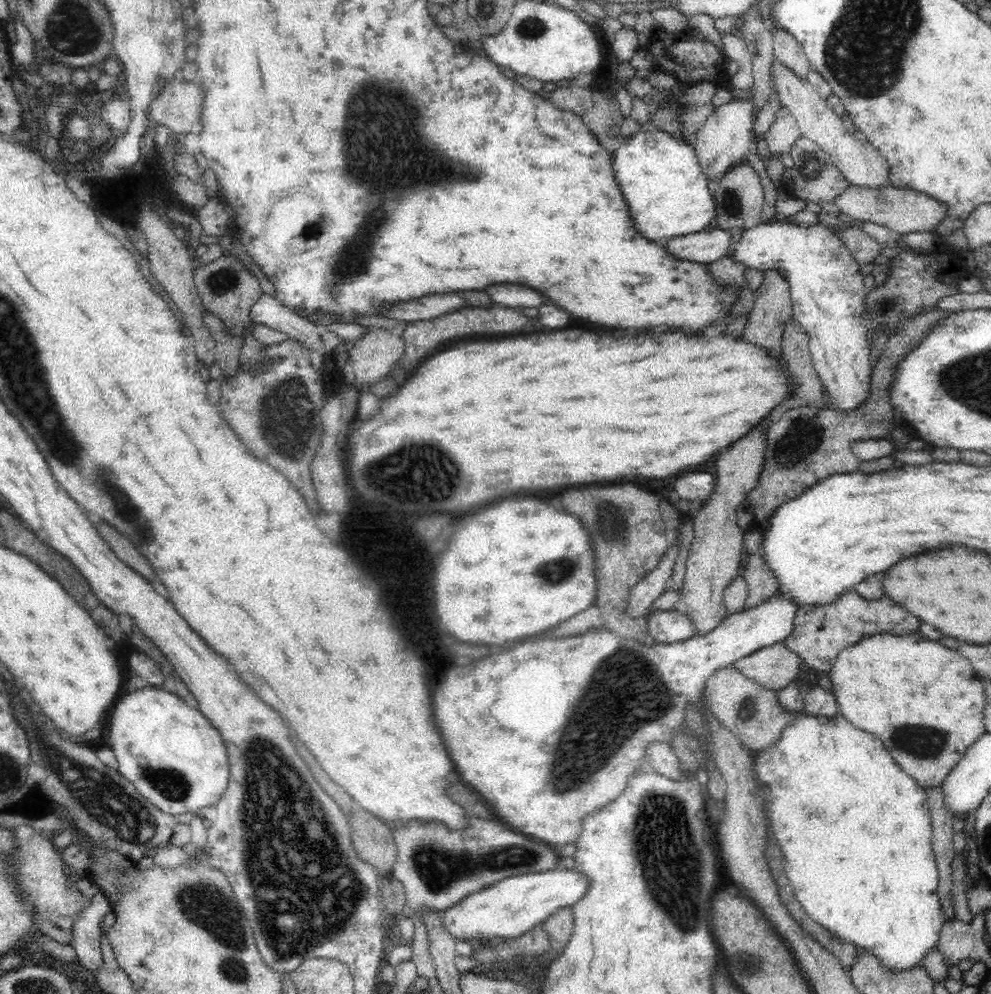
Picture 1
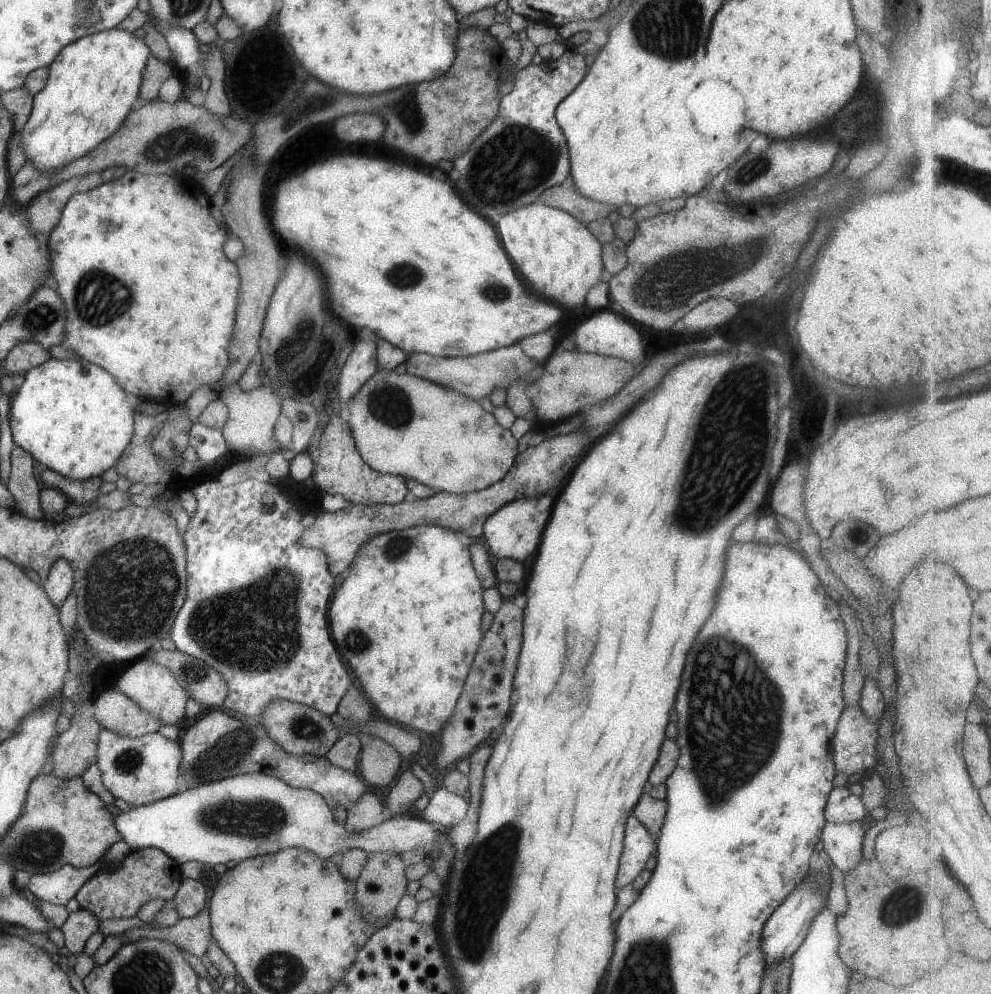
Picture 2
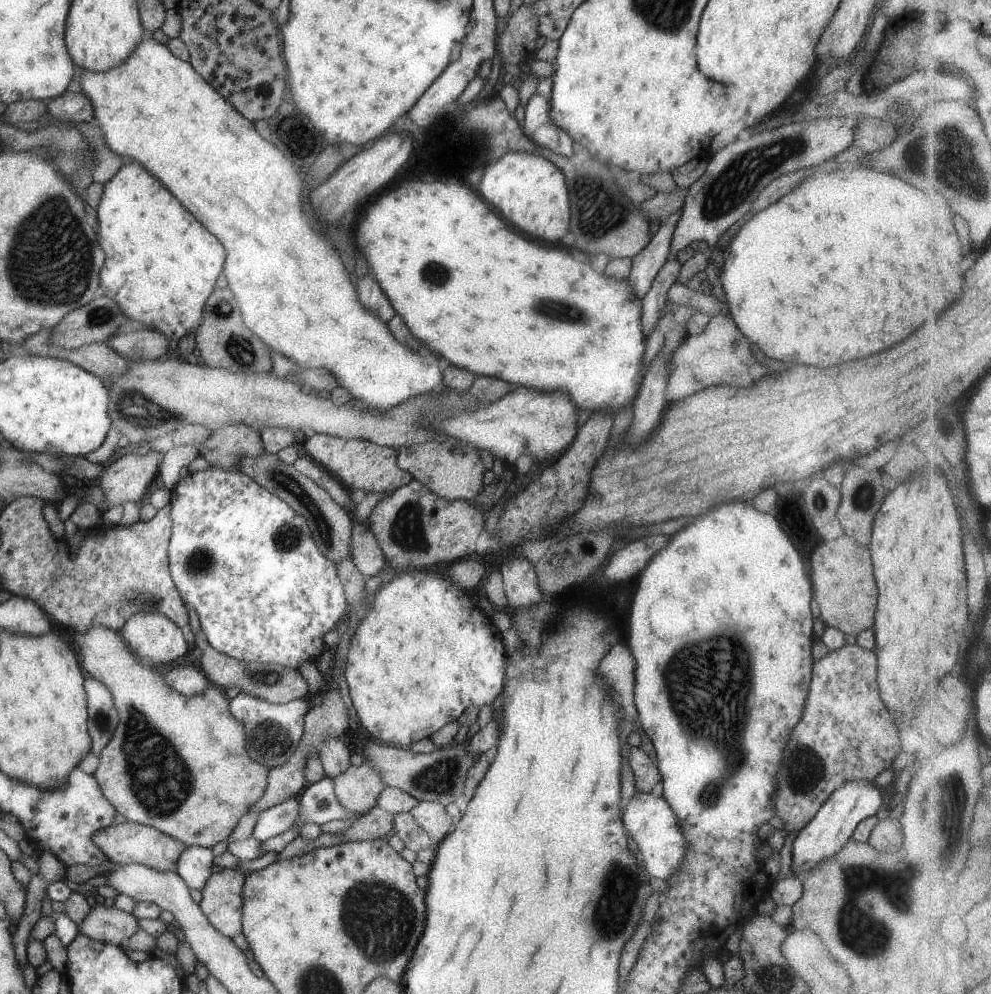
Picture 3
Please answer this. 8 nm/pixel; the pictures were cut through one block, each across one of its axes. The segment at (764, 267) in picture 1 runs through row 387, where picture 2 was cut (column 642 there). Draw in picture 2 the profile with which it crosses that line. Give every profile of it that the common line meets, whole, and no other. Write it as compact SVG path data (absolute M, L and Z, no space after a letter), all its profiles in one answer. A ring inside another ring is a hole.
M629 816L625 826L623 854L619 860L619 872L617 872L615 884L617 886L631 884L637 874L644 869L647 858L653 854L653 848L656 848L653 834L649 834L649 830L635 816Z

